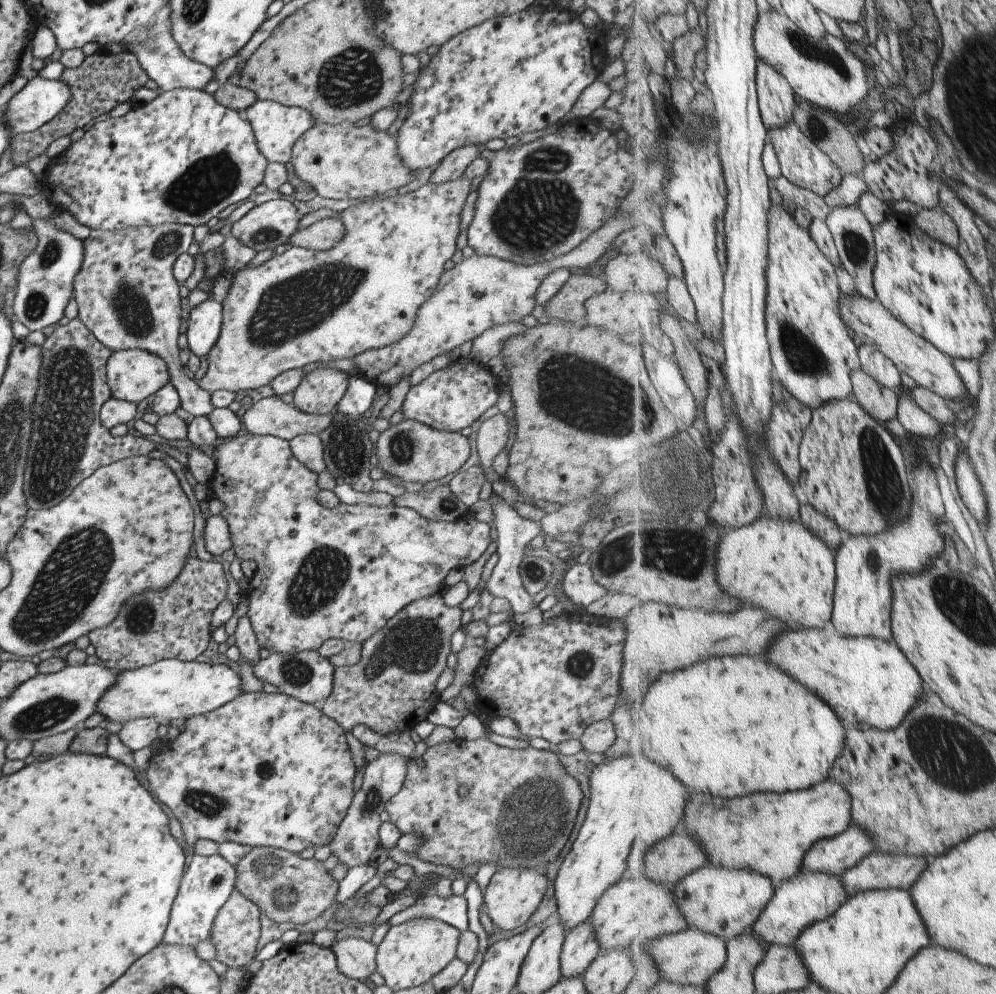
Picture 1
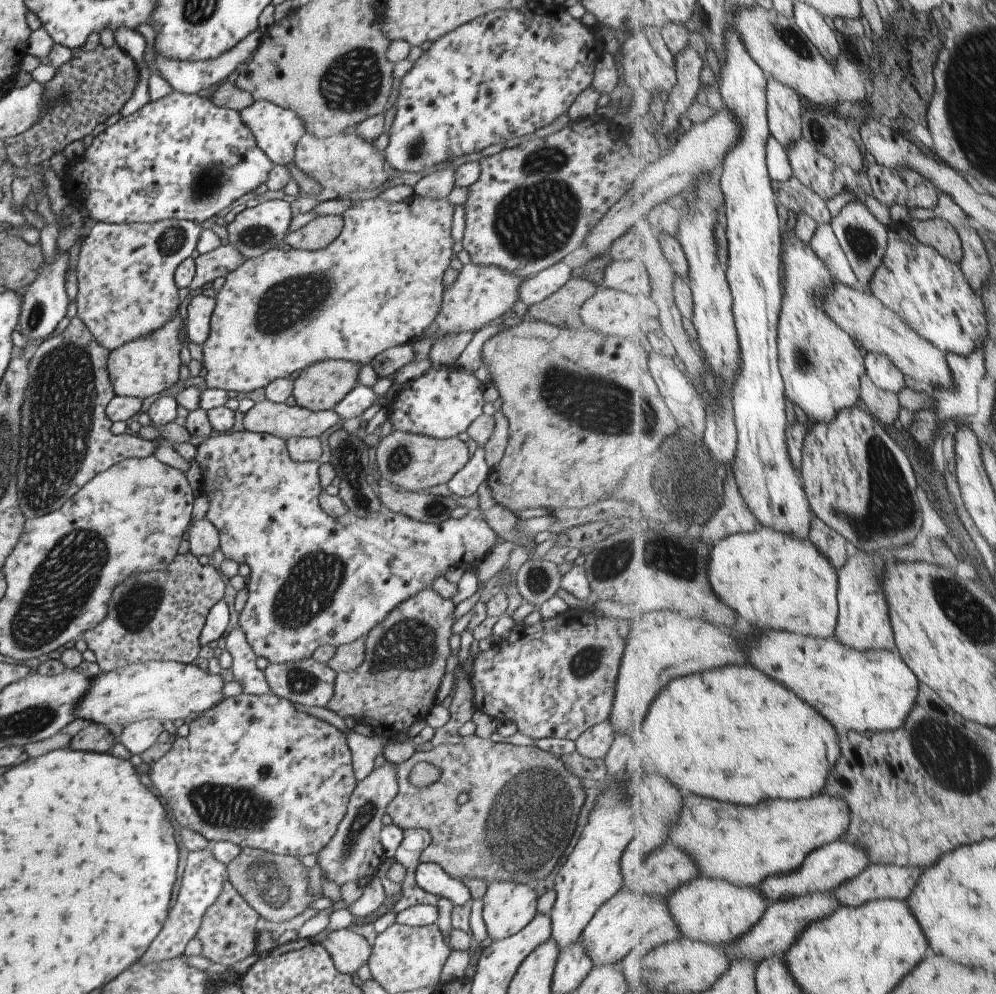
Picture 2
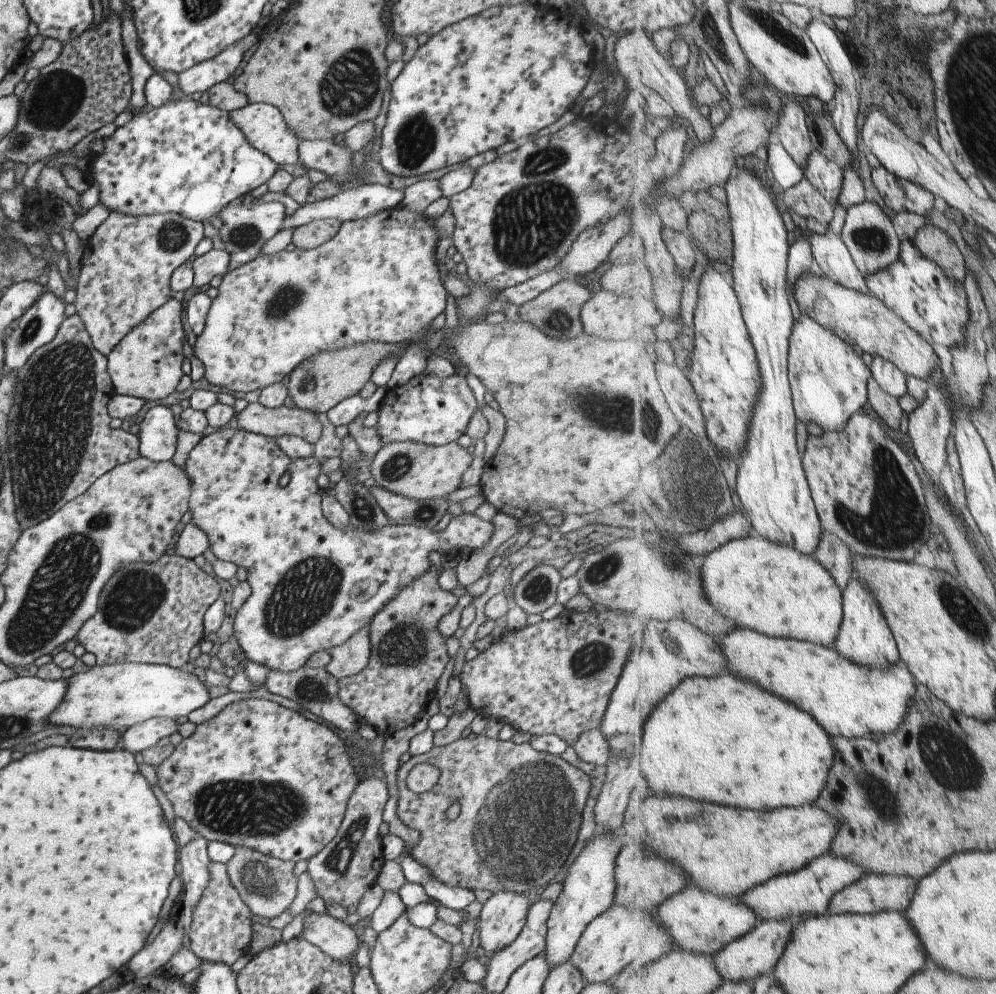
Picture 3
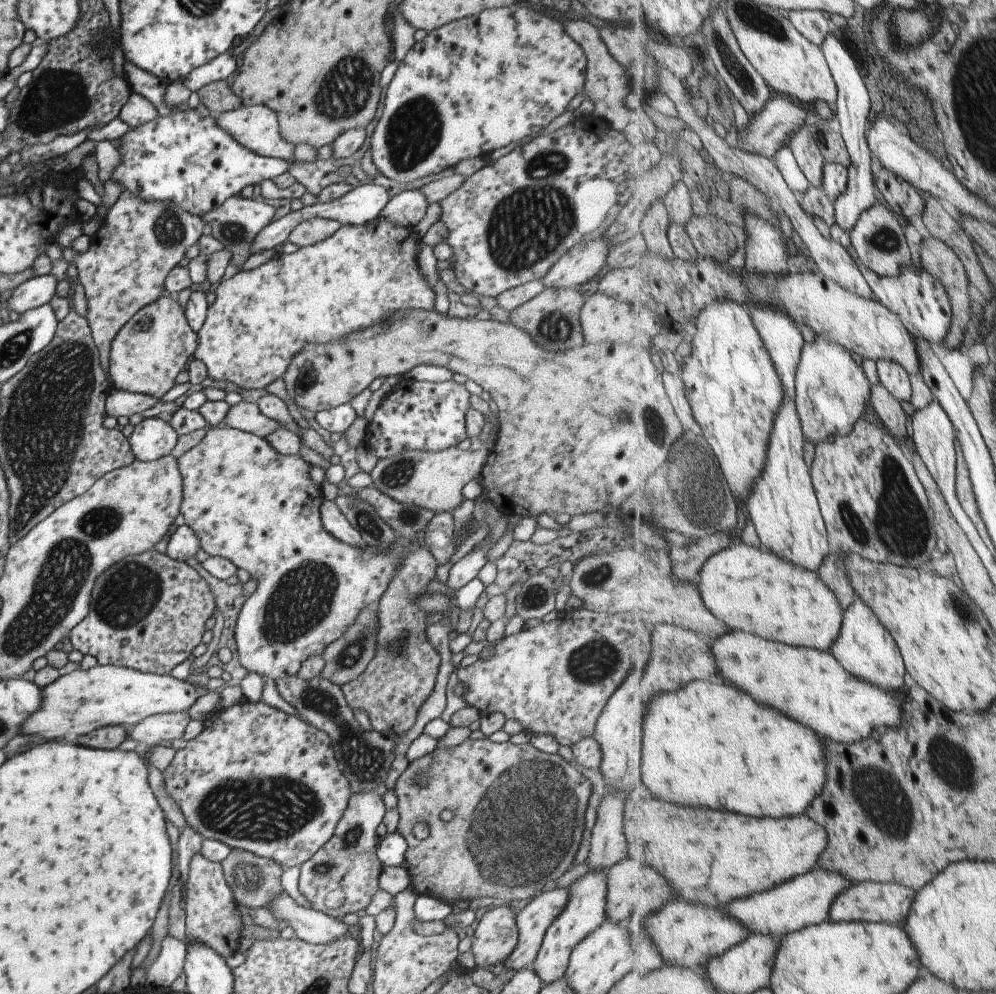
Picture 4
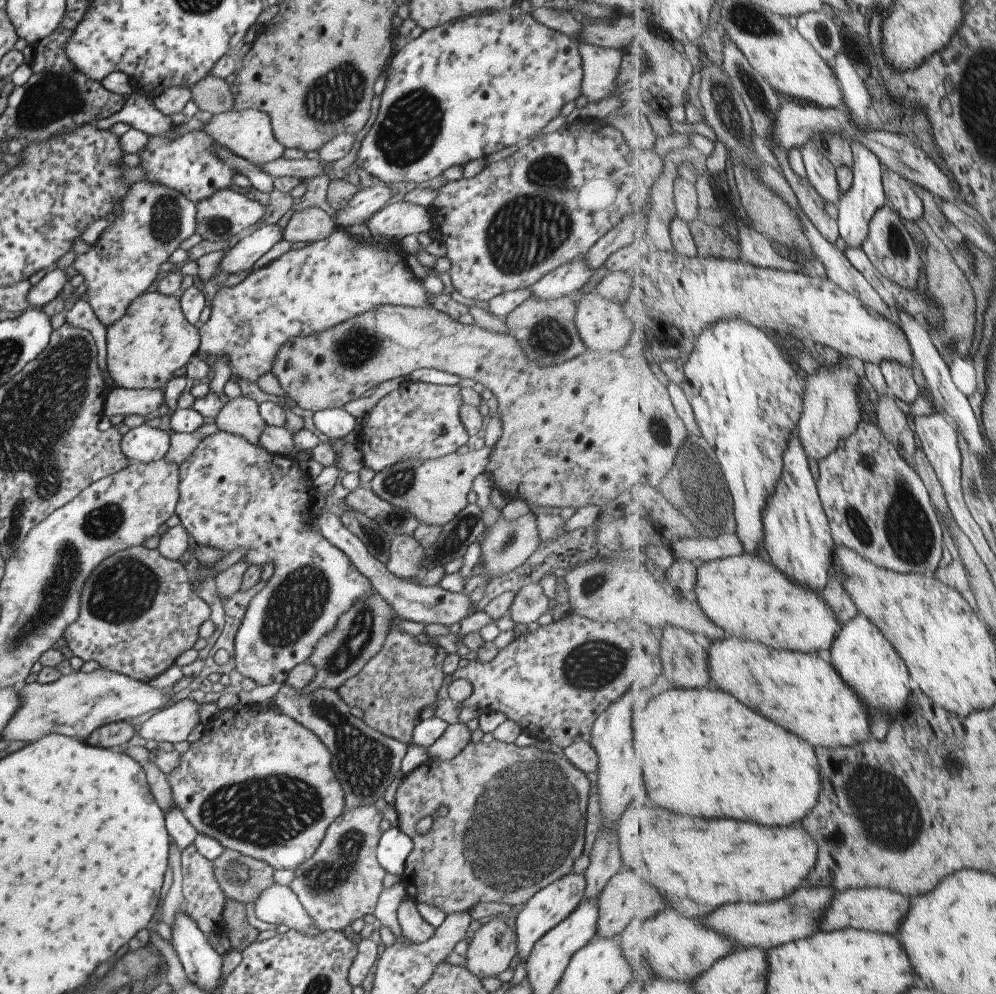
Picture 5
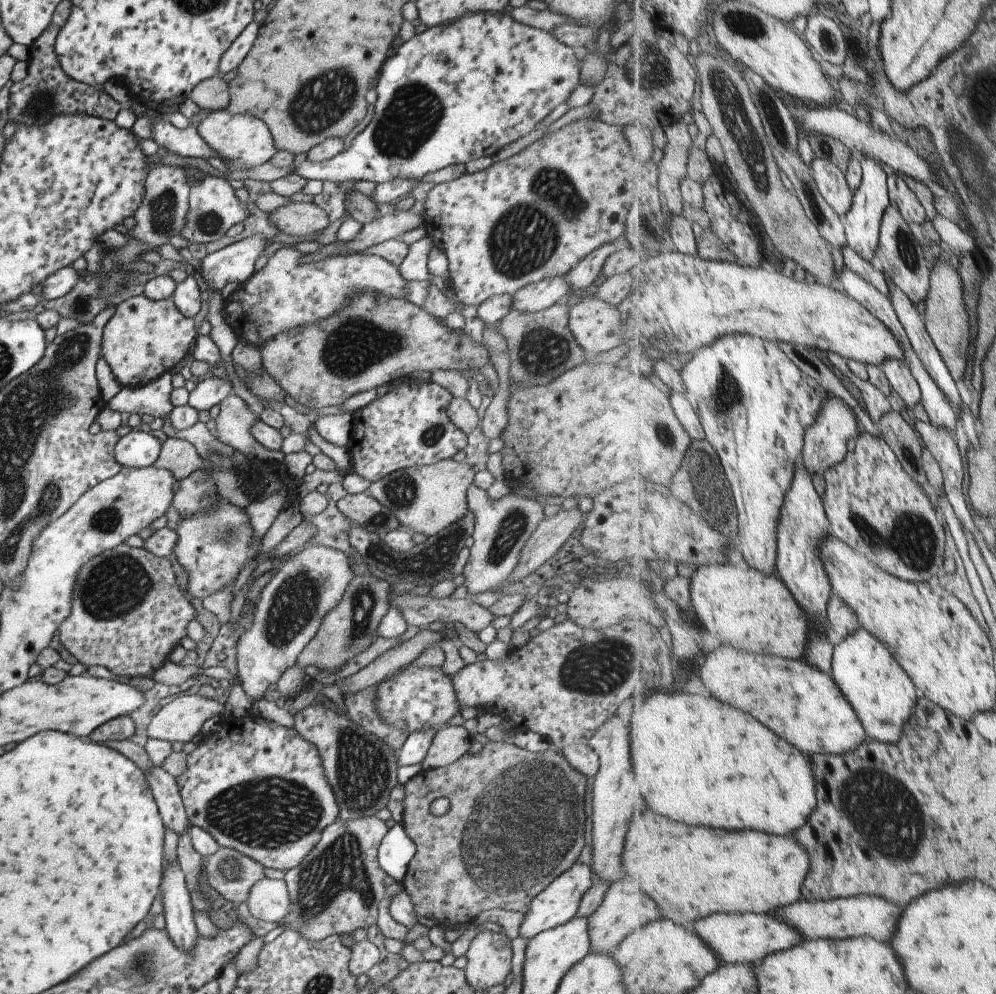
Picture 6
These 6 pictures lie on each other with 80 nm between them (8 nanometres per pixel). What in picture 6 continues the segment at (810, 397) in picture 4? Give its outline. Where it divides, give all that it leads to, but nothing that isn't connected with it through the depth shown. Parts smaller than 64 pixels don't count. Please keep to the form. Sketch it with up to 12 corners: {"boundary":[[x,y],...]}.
{"boundary":[[825,390],[805,435],[803,464],[822,476],[857,438],[857,416]]}

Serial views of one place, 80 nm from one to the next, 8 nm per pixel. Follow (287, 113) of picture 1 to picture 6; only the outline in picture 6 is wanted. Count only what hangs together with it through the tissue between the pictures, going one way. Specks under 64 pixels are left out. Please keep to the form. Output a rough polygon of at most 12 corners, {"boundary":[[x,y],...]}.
{"boundary":[[213,111],[197,134],[229,171],[277,152],[257,117]]}

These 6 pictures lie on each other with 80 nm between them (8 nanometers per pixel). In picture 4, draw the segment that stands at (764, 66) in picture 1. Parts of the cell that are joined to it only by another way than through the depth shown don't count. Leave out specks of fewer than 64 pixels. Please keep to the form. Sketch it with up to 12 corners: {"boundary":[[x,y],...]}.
{"boundary":[[802,127],[789,147],[810,184],[823,190],[826,162]]}

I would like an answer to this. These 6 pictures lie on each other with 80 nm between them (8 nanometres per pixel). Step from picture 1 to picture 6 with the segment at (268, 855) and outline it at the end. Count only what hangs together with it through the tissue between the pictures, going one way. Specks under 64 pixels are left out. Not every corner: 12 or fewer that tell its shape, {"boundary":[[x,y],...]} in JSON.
{"boundary":[[227,847],[204,858],[205,880],[235,904],[263,875],[252,858]]}

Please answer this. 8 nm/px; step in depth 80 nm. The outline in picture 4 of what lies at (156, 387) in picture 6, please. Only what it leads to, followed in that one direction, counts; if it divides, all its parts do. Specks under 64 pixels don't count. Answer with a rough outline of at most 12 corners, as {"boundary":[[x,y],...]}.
{"boundary":[[111,388],[104,411],[126,420],[155,404],[156,398]]}

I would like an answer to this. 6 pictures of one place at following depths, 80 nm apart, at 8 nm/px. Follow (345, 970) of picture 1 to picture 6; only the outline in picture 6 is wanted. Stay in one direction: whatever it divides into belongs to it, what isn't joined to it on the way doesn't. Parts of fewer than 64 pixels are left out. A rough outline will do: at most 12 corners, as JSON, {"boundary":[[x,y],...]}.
{"boundary":[[260,878],[245,901],[249,914],[282,921],[290,909],[283,879]]}

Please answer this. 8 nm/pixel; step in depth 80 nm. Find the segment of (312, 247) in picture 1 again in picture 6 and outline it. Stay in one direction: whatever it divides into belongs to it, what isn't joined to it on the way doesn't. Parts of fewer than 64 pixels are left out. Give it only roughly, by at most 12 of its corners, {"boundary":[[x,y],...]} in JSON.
{"boundary":[[290,198],[271,216],[293,238],[324,230],[330,216],[308,200]]}

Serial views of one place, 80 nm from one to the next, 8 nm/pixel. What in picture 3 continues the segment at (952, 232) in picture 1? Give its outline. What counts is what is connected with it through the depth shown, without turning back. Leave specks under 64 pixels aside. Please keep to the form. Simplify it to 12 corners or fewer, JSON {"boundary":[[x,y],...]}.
{"boundary":[[925,223],[913,243],[954,282],[965,284],[957,243]]}

